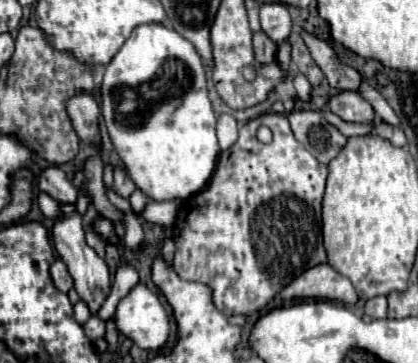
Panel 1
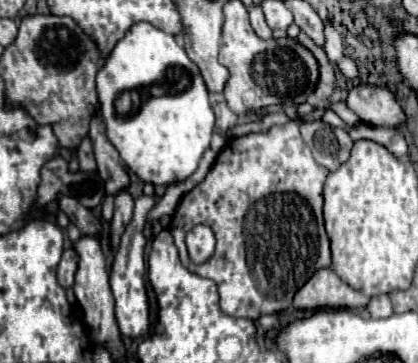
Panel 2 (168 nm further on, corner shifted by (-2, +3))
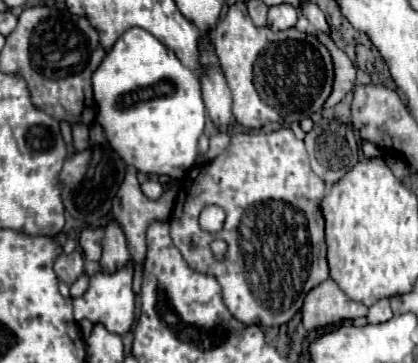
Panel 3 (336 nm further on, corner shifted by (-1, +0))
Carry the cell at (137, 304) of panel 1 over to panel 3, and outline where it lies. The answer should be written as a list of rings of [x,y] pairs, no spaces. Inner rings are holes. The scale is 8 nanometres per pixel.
[[[126,265],[122,269],[118,269],[114,275],[108,273],[96,273],[90,277],[90,285],[88,291],[80,297],[74,299],[74,319],[88,319],[94,325],[100,323],[104,325],[108,331],[124,335],[126,331],[130,331],[132,323],[134,323],[134,291],[132,291],[132,265]]]

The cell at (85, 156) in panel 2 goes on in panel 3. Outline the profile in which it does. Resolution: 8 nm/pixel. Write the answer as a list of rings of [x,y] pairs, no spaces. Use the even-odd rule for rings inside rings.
[[[74,125],[72,127],[72,139],[76,151],[84,151],[88,147],[88,127],[86,125]]]

